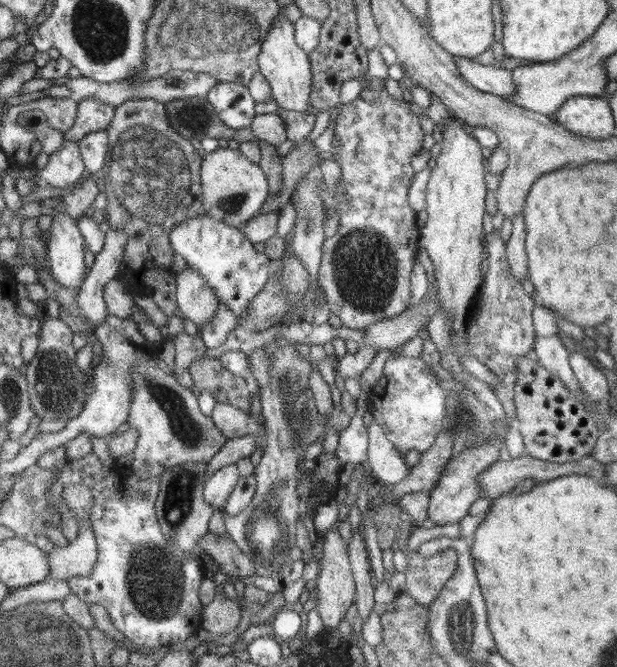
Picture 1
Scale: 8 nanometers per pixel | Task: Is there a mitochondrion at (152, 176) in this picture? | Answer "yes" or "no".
yes

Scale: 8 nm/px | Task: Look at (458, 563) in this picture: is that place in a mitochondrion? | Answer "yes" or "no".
no

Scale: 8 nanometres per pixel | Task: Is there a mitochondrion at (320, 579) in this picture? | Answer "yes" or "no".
no

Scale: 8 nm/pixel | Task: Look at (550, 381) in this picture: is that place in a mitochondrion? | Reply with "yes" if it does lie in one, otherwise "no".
no

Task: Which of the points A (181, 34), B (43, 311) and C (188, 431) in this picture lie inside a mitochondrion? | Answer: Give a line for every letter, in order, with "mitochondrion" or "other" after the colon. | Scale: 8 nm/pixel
A: mitochondrion
B: other
C: mitochondrion

